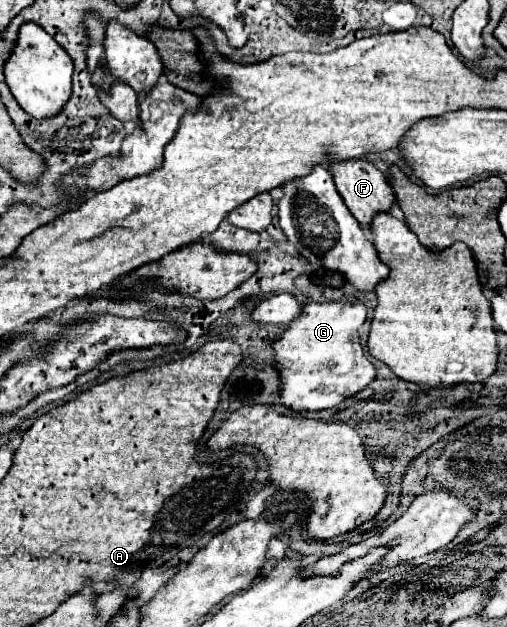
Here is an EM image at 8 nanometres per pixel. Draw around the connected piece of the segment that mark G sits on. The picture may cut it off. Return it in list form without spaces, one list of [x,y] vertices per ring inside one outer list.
[[[291,293],[273,295],[269,299],[263,299],[257,309],[253,311],[253,319],[259,323],[279,323],[287,325],[285,333],[275,341],[275,361],[277,369],[281,373],[281,403],[291,407],[293,411],[319,411],[319,409],[331,409],[337,407],[343,399],[353,397],[363,387],[367,387],[375,379],[375,367],[373,363],[363,357],[363,347],[359,343],[357,329],[363,325],[367,311],[363,303],[339,303],[339,301],[325,301],[325,303],[307,303],[303,307],[303,301],[299,301]]]

